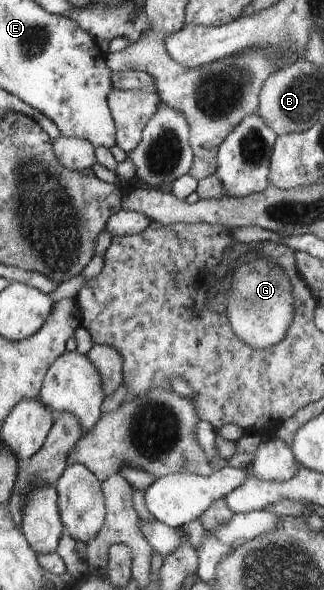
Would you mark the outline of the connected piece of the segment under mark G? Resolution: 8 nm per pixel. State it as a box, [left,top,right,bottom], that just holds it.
[227,259,294,350]

